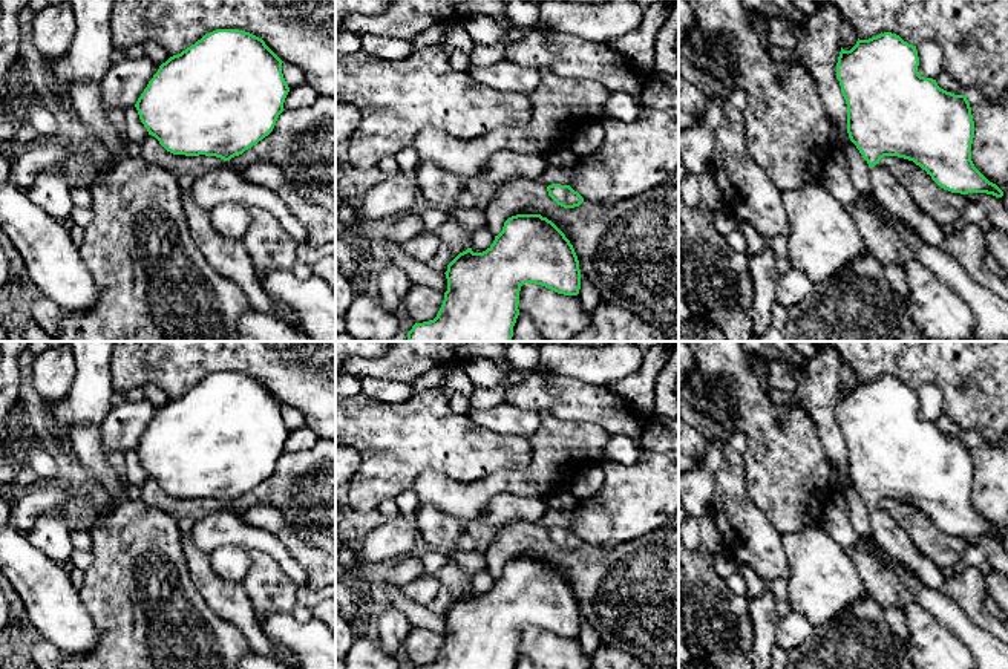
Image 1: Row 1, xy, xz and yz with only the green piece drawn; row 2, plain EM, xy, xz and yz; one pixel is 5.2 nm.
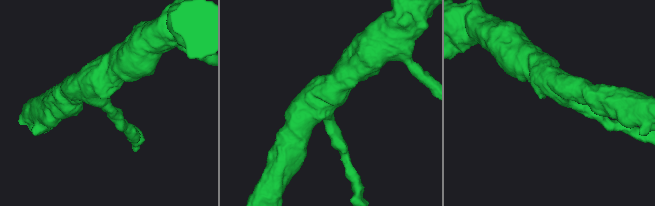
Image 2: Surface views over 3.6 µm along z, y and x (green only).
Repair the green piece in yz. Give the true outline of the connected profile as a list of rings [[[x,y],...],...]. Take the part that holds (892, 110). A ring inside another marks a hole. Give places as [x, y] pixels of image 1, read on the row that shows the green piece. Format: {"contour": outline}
{"contour": [[[884,32],[869,40],[859,40],[850,51],[841,47],[836,63],[836,78],[847,104],[847,133],[870,167],[872,194],[881,207],[899,217],[925,243],[944,246],[945,234],[922,210],[916,207],[910,194],[885,170],[879,161],[884,156],[898,156],[913,161],[944,190],[951,193],[987,193],[1002,197],[1003,191],[990,182],[971,161],[971,144],[974,138],[974,121],[965,95],[954,95],[941,89],[933,78],[921,77],[918,72],[919,57],[916,46],[908,44],[899,35]]]}

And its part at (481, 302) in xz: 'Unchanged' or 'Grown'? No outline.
Unchanged

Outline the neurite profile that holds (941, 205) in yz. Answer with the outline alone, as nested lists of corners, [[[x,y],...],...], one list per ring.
[[[884,156],[879,164],[890,171],[899,185],[910,194],[911,201],[934,224],[954,224],[961,219],[968,199],[965,194],[941,188],[931,176],[913,161]]]

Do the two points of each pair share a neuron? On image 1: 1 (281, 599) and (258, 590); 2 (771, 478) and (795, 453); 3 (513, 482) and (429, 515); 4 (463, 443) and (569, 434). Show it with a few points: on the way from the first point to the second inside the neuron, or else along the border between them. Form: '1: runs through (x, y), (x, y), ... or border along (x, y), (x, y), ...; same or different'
1: runs through (274, 593), (264, 590); same
2: runs through (777, 472), (789, 460); same
3: border along (422, 502), (429, 502), (458, 519), (475, 519); different
4: border along (527, 438), (530, 461), (521, 469), (507, 469); different

